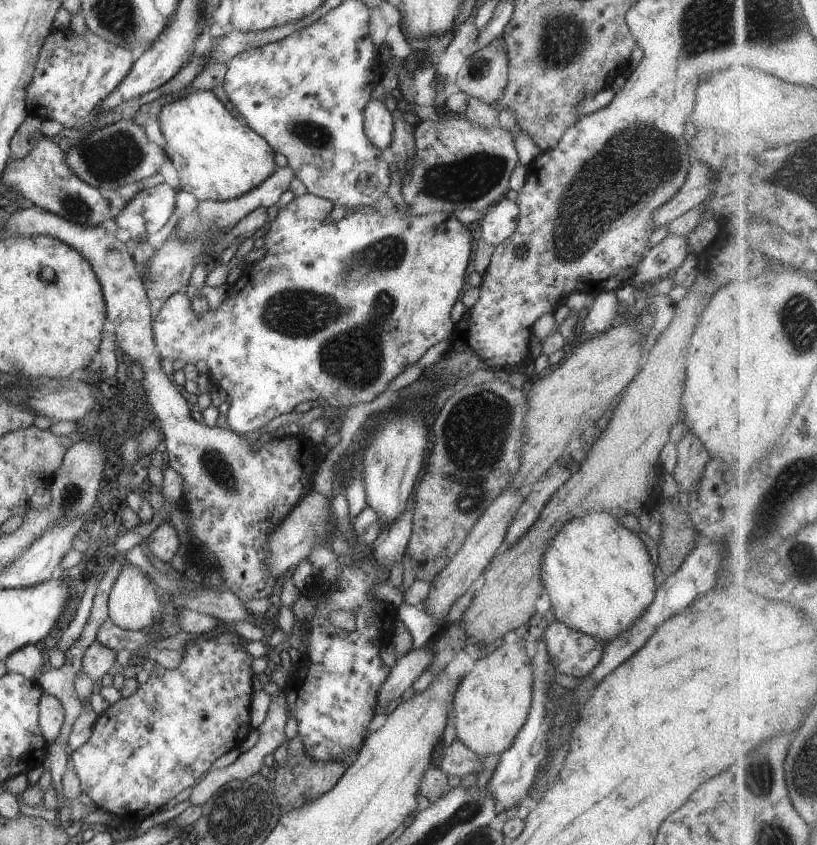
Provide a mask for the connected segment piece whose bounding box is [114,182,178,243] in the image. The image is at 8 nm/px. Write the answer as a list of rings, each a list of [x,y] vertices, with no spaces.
[[[159,183],[154,187],[140,190],[116,216],[114,221],[118,228],[128,230],[134,237],[134,242],[144,242],[148,236],[156,234],[172,217],[176,204],[176,189],[172,188],[170,184]]]

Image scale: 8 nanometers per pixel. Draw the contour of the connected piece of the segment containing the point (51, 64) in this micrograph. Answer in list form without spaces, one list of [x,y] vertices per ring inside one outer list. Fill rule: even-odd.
[[[53,29],[46,36],[46,40],[38,52],[34,76],[32,76],[32,82],[28,82],[26,100],[24,100],[28,115],[36,116],[43,121],[54,120],[61,123],[66,129],[82,126],[82,124],[96,120],[96,116],[92,116],[92,114],[98,112],[98,104],[110,92],[118,88],[118,84],[129,74],[134,61],[134,54],[130,48],[115,46],[112,42],[96,36],[90,30],[84,35],[76,35],[71,29]]]

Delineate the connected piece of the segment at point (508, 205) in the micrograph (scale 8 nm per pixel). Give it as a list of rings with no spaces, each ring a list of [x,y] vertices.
[[[506,196],[484,212],[480,238],[494,247],[502,244],[516,230],[519,216],[518,204]]]

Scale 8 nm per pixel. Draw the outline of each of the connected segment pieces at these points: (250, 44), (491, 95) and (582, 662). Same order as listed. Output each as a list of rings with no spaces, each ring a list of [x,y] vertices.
[[[306,14],[304,18],[300,18],[298,22],[286,22],[281,26],[275,28],[268,28],[264,32],[253,31],[232,31],[228,33],[219,32],[218,44],[212,50],[212,54],[206,59],[204,66],[210,60],[224,61],[231,60],[234,56],[240,55],[240,52],[248,50],[248,48],[261,48],[269,43],[278,42],[283,40],[292,32],[298,32],[306,26],[310,26],[312,22],[320,20],[324,14]]]
[[[490,44],[478,50],[473,58],[478,62],[464,63],[456,77],[456,86],[468,96],[495,108],[508,84],[509,55],[502,48]]]
[[[553,620],[543,634],[551,665],[560,674],[584,680],[602,658],[606,643]]]

